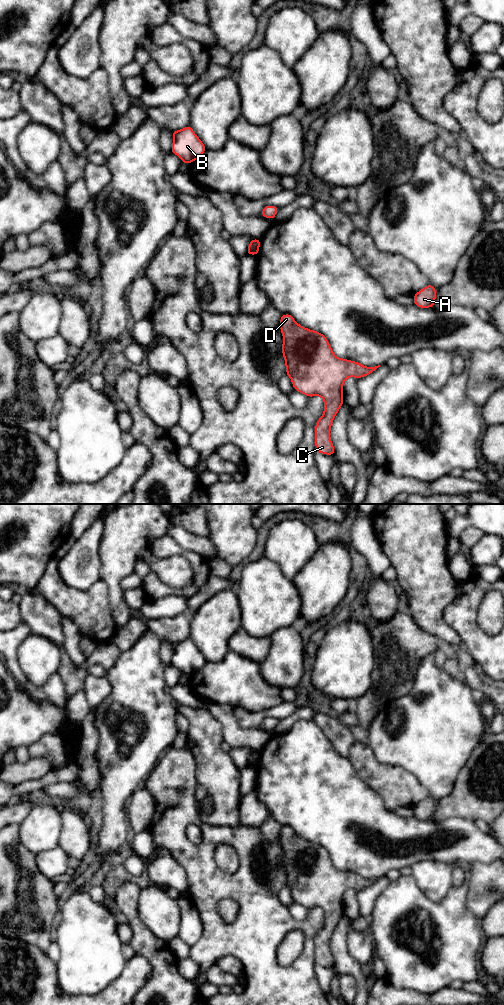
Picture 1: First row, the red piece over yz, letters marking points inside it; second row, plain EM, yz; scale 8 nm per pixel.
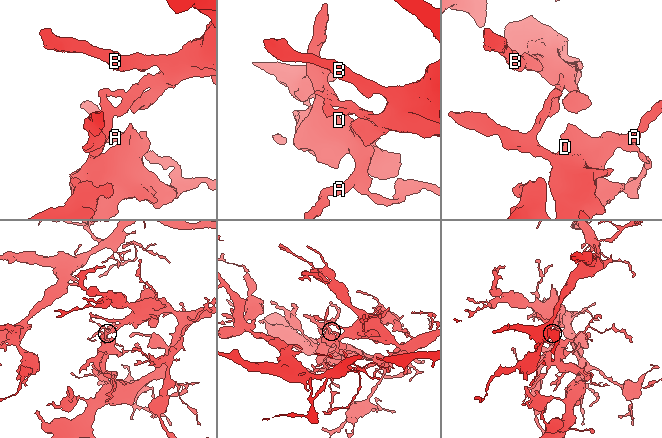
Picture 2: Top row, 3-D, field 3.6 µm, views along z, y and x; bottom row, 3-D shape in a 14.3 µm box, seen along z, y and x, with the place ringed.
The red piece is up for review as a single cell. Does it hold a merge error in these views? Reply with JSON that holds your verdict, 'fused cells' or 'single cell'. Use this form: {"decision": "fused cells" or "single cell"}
{"decision": "fused cells"}

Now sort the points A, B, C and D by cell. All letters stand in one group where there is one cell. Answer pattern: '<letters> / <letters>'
A C D / B

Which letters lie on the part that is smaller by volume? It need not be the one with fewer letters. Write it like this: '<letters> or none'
A, C, D

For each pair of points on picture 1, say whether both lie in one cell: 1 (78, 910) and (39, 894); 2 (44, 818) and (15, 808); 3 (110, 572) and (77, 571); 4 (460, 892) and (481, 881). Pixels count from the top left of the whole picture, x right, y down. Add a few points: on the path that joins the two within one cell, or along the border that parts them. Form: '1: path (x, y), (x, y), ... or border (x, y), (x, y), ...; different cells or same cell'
1: border (62, 895), (59, 908); different cells
2: border (34, 804), (19, 825); different cells
3: border (99, 548), (100, 578); different cells
4: border (467, 882), (467, 908), (470, 911); different cells

